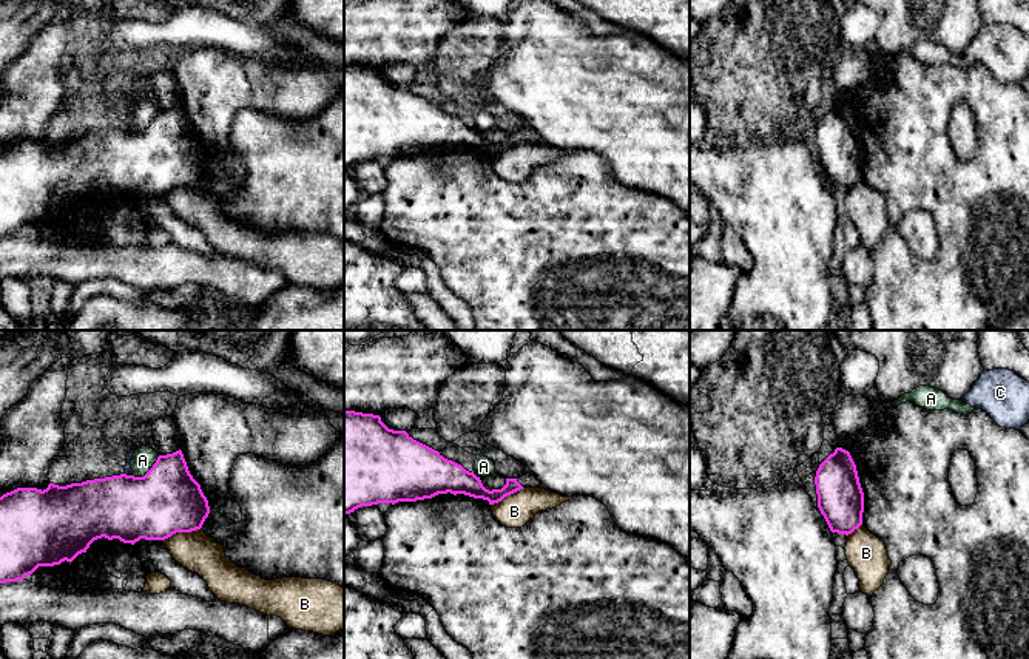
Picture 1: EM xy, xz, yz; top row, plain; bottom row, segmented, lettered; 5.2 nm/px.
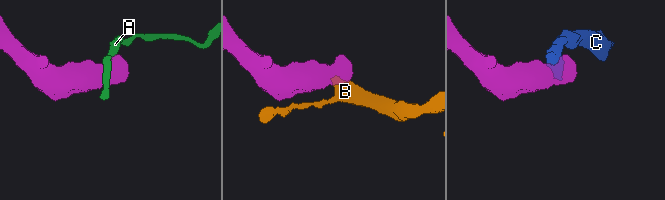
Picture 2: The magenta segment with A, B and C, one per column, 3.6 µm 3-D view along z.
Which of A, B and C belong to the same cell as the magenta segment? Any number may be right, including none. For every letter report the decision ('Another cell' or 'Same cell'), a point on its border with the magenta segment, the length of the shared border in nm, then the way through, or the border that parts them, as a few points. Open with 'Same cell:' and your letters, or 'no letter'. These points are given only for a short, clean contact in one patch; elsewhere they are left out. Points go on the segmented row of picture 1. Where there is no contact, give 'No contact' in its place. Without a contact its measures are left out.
Same cell: no letter
A: Another cell. Touches magenta at xy (148, 471). Shared border 180 nm. Boundary: xy (159, 456), (142, 476), (133, 476)
B: Another cell. Touches magenta at xy (181, 531). Shared border 220 nm. Boundary: xy (201, 527), (192, 531), (176, 531), (162, 540)
C: Another cell. Touches magenta at xy (128, 476). Shared border 50 nm

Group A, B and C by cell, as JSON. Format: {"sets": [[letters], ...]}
{"sets": [["A"], ["B", "C"]]}

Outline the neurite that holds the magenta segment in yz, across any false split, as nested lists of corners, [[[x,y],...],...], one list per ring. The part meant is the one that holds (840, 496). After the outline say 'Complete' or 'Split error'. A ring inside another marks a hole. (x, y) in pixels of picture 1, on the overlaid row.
[[[836,448],[818,468],[818,508],[832,532],[852,534],[862,525],[864,492],[849,451]]]. Complete

